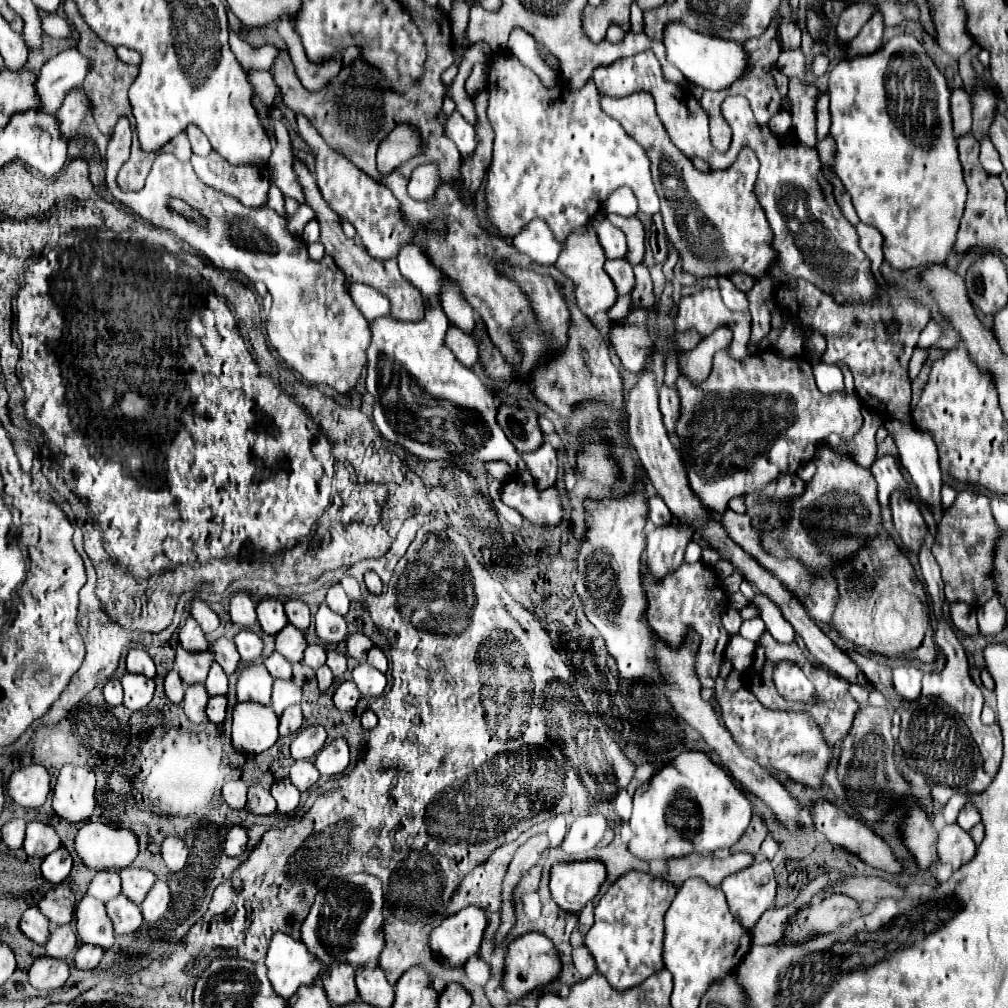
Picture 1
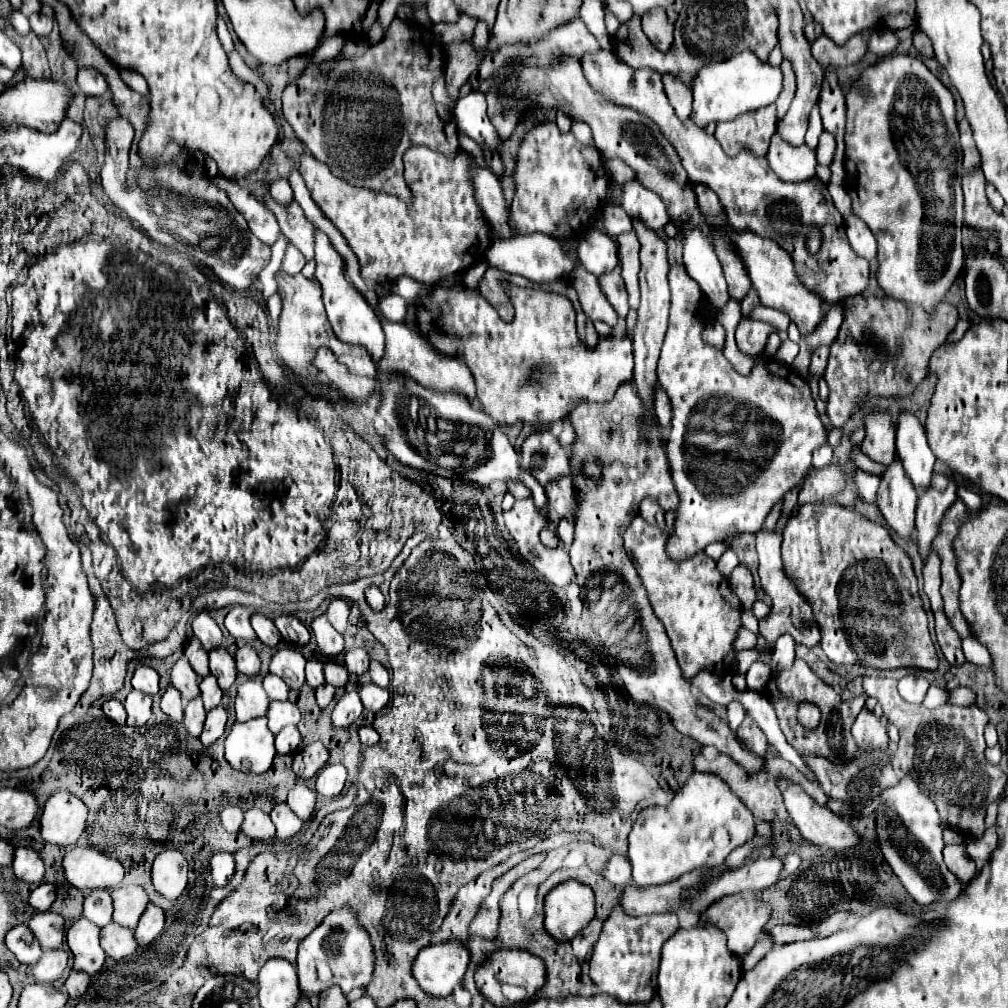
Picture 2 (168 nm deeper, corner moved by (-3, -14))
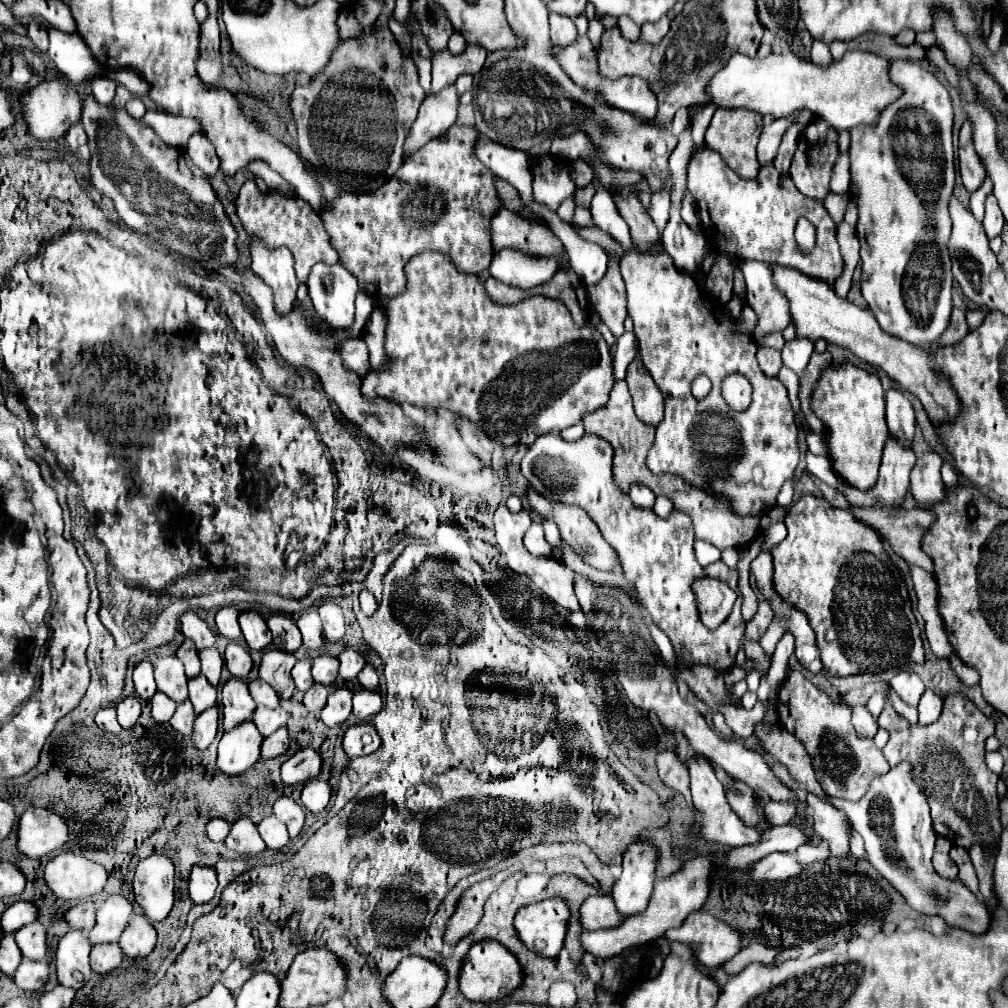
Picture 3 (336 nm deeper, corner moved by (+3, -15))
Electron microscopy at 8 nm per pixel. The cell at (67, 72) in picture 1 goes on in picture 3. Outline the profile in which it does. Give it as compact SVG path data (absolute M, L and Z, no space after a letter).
M95 77L93 79L93 95L101 105L113 103L115 89L117 89L117 83L113 79L107 79L107 77Z

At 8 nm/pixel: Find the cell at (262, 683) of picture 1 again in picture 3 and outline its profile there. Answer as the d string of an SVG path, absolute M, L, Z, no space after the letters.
M231 677L221 689L221 703L223 703L223 727L225 731L237 727L239 723L251 719L255 711L255 701L247 691L247 683L241 679Z

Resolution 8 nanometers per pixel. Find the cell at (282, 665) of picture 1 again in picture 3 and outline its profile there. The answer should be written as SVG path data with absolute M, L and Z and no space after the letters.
M263 679L249 681L249 693L257 705L265 705L265 707L277 707L279 705L279 697L277 697L275 689L271 689L269 683L265 683Z

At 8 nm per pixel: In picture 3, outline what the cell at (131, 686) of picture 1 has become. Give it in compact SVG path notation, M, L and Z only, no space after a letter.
M125 697L117 707L117 721L123 729L131 729L141 715L141 701L137 697Z

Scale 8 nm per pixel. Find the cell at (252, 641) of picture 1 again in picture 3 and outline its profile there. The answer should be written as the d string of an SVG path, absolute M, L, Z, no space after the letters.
M229 643L223 657L225 657L225 665L233 677L247 679L247 675L251 671L251 655L243 645Z

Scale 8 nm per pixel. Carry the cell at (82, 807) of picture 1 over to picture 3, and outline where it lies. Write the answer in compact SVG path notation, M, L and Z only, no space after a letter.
M29 809L19 817L17 849L25 857L41 859L67 841L67 823L51 809Z

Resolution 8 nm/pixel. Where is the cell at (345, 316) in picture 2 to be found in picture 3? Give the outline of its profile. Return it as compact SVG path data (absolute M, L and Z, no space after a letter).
M317 263L307 279L307 287L309 287L309 297L313 301L315 311L319 313L321 319L327 319L327 323L331 323L331 327L349 327L353 313L355 313L355 295L359 291L355 277L341 265L325 265L325 263Z

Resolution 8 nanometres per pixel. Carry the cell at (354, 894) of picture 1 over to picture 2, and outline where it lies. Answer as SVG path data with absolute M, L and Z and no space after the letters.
M351 906L333 910L301 944L297 954L297 976L303 992L323 992L329 986L339 986L343 994L353 988L367 986L375 972L375 950L369 932L359 924Z

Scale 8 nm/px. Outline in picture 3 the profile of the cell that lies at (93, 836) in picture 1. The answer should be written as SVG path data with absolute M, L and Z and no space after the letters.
M59 853L47 863L43 879L59 899L81 901L103 891L107 883L107 871L85 857Z

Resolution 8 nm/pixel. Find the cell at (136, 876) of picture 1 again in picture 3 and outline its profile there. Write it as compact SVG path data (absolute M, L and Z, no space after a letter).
M123 895L107 897L105 903L99 905L97 909L97 923L89 931L89 943L91 945L117 943L131 915L133 915L133 907Z

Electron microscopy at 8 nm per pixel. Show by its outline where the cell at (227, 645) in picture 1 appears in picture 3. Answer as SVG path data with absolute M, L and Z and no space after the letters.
M209 647L209 649L201 649L199 651L199 657L201 657L201 673L209 679L209 683L215 687L219 683L219 675L221 675L221 669L223 669L223 661L221 661L221 655L215 647Z

